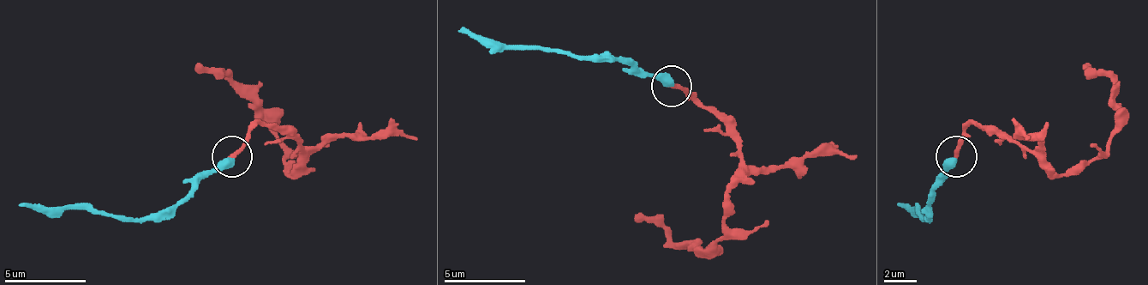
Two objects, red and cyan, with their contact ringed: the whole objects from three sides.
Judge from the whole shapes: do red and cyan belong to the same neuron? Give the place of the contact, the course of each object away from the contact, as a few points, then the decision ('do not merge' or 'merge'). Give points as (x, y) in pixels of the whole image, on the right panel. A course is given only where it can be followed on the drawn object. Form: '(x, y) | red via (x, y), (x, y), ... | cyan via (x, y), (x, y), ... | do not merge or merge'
(956, 156) | red via (957, 155), (973, 123), (1034, 151), (1059, 175), (1075, 175), (1103, 151), (1115, 123), (1115, 86), (1083, 65) | cyan via (957, 159), (929, 200), (929, 216), (917, 208), (900, 204) | merge

